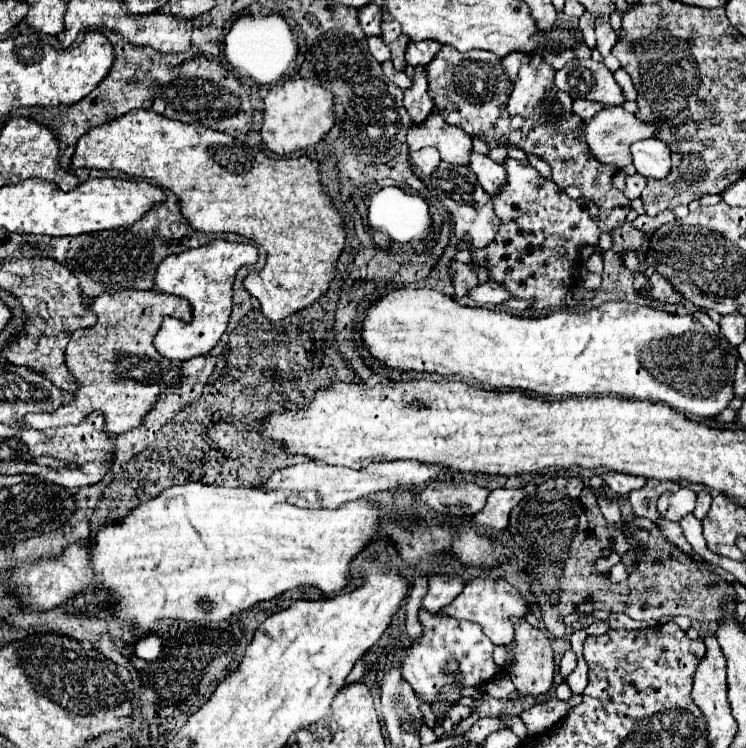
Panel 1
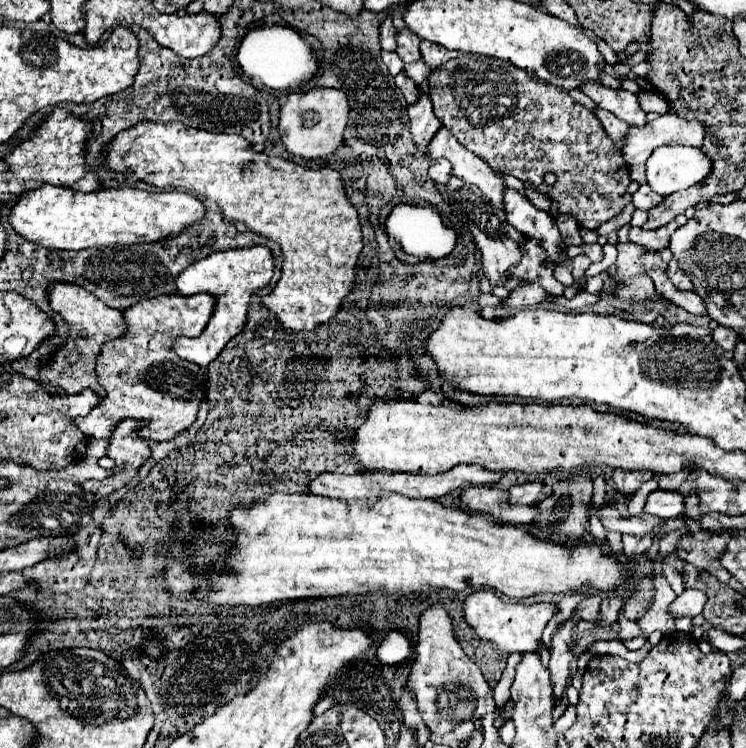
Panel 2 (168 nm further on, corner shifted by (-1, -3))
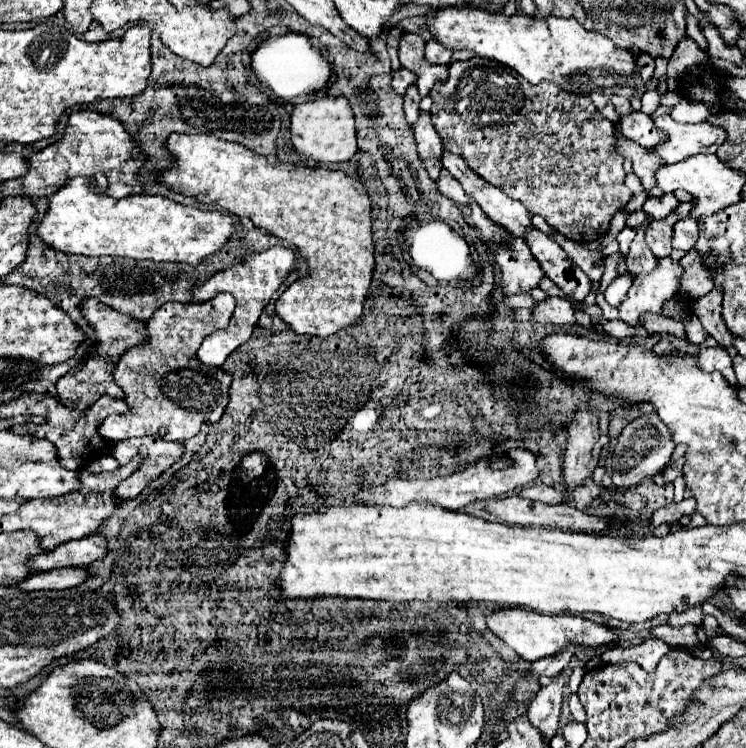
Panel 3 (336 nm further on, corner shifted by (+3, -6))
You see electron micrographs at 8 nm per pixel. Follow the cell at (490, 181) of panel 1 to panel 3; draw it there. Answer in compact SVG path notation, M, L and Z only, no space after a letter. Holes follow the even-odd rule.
M534 226L526 228L526 242L544 274L556 282L570 298L582 302L588 296L592 288L590 278L568 258L562 246L558 246L548 234Z

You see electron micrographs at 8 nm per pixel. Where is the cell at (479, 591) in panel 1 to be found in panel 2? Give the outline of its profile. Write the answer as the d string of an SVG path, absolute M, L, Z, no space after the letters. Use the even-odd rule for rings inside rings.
M474 591L464 603L464 617L480 639L492 641L498 649L508 653L538 653L542 631L548 621L558 613L554 603L506 603L494 591Z

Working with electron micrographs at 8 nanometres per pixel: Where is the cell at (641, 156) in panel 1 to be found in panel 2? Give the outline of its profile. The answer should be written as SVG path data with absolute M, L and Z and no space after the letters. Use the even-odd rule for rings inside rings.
M662 147L646 161L648 185L658 195L670 195L702 183L712 173L712 161L696 147Z

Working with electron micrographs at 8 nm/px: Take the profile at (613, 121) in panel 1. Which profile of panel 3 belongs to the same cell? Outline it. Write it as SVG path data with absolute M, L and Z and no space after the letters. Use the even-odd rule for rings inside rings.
M658 116L654 120L660 132L666 132L666 140L658 148L650 148L652 154L660 156L664 162L680 162L694 154L712 154L726 140L726 132L708 122L682 124L674 122L670 116Z

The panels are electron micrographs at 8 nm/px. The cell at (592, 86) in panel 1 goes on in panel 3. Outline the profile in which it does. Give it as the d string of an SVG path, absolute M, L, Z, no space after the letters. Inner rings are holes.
M640 110L622 114L618 120L618 128L626 138L634 140L636 144L640 144L644 148L652 148L652 146L660 144L662 140L666 140L666 136L654 128L654 122L650 120L650 116Z

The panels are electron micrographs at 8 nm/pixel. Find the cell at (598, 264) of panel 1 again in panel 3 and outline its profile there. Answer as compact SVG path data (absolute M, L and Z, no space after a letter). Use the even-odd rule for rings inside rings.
M554 230L553 239L566 250L566 254L574 260L574 264L578 264L582 268L582 272L586 272L586 276L592 280L592 282L598 282L602 278L602 264L600 264L600 252L594 252L594 250L588 250L586 246L580 246L576 244L574 240L564 238L560 232Z

